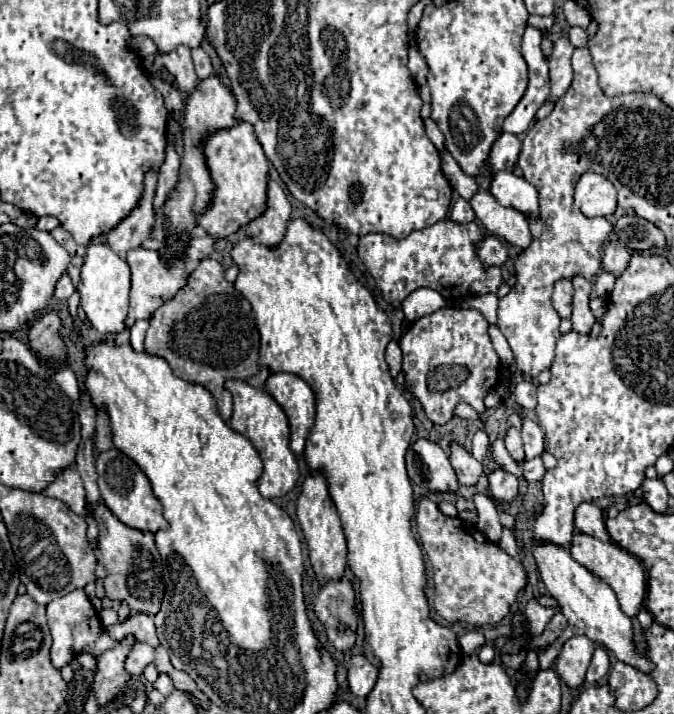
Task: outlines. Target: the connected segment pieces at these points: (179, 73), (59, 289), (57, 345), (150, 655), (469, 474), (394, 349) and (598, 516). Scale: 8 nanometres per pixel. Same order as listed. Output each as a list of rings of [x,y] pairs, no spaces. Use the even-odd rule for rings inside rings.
[[[178,47],[176,51],[172,51],[172,55],[160,55],[155,53],[143,59],[143,66],[146,70],[155,73],[165,68],[176,77],[178,87],[184,93],[192,93],[198,85],[198,77],[194,73],[194,63],[190,57],[190,49],[188,47]]]
[[[64,273],[56,285],[56,291],[54,291],[54,297],[56,299],[68,299],[70,295],[74,293],[74,285],[72,285],[72,279],[68,273]]]
[[[50,311],[30,327],[28,347],[40,357],[54,357],[54,359],[64,363],[66,351],[64,351],[64,343],[62,343],[62,337],[60,337],[60,317],[58,317],[58,313]]]
[[[136,641],[124,661],[124,667],[126,673],[130,673],[130,677],[138,677],[144,671],[144,667],[152,661],[154,661],[154,649],[148,643]]]
[[[452,445],[450,447],[450,463],[456,471],[456,477],[458,477],[458,483],[460,485],[466,485],[466,487],[472,487],[478,483],[484,467],[480,461],[476,461],[464,447],[460,445]]]
[[[398,341],[388,343],[388,347],[386,347],[386,363],[390,365],[392,377],[396,377],[400,373],[400,367],[402,367],[402,351],[400,351]]]
[[[580,503],[574,513],[574,525],[578,531],[584,531],[586,535],[610,541],[610,535],[606,531],[606,523],[602,517],[602,511],[594,503]]]

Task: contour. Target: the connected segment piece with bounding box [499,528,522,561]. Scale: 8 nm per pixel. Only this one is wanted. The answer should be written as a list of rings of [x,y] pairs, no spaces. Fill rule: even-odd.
[[[503,528],[499,546],[517,561],[521,560],[521,554],[517,549],[516,541],[512,540],[512,531],[510,529]]]

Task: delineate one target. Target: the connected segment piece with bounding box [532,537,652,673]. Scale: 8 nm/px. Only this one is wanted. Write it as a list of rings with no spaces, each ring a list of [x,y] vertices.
[[[532,539],[532,555],[536,559],[540,577],[546,585],[546,589],[550,591],[550,595],[558,601],[562,615],[568,619],[568,627],[562,633],[560,639],[556,639],[552,645],[548,645],[542,653],[540,653],[540,667],[548,669],[554,663],[556,653],[560,651],[560,647],[576,635],[586,635],[590,637],[594,643],[602,643],[606,649],[610,649],[618,661],[624,663],[636,663],[636,667],[640,667],[640,671],[652,671],[652,663],[648,663],[648,659],[644,659],[644,655],[638,655],[634,651],[634,643],[632,643],[632,621],[628,615],[622,613],[614,591],[592,571],[588,571],[584,565],[576,563],[570,555],[570,551],[566,547],[560,547],[556,543],[550,541],[542,541],[542,539]]]

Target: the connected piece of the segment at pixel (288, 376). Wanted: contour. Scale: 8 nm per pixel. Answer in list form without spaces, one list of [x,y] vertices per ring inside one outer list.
[[[272,373],[266,379],[266,391],[284,409],[290,423],[290,449],[296,455],[304,453],[306,437],[314,425],[314,391],[310,385],[292,373]]]

